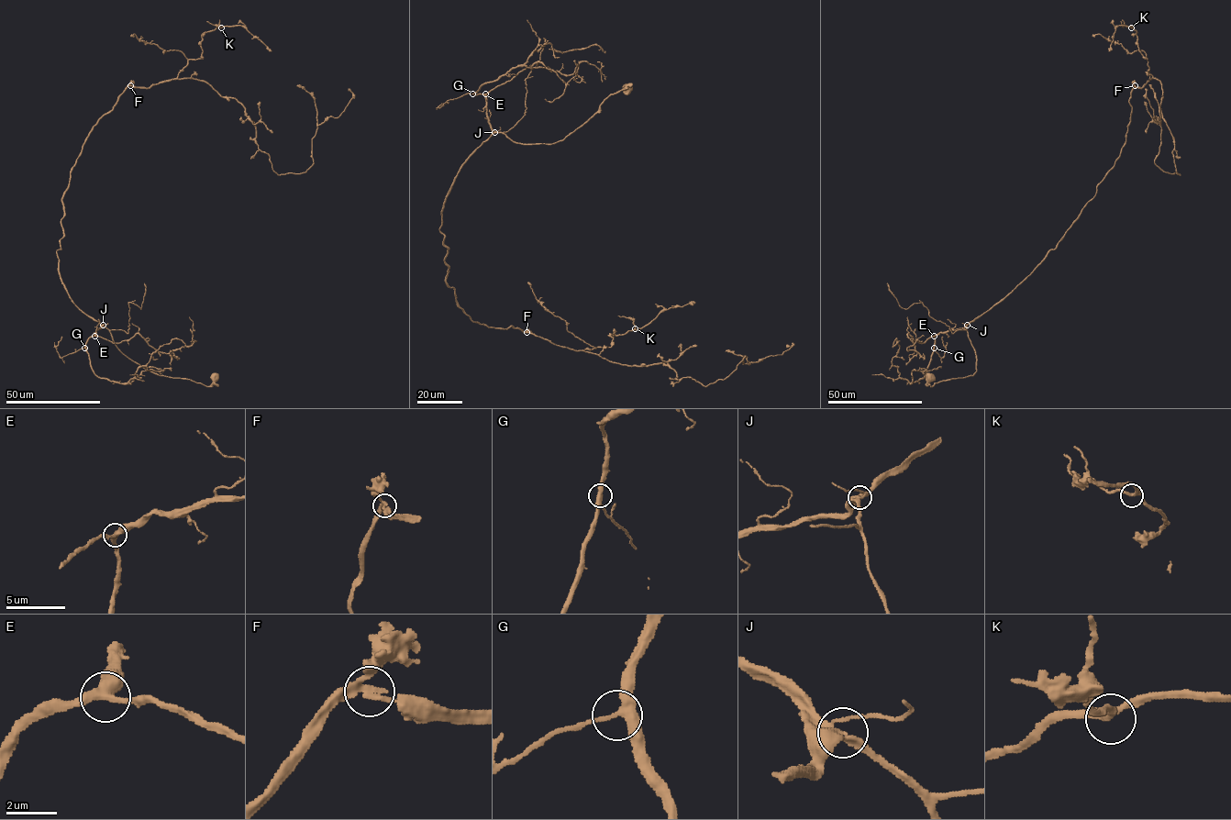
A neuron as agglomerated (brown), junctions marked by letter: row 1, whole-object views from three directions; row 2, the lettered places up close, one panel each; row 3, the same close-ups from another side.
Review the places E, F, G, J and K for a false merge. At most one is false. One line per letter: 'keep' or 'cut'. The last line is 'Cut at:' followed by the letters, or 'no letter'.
E: keep
F: keep
G: keep
J: keep
K: keep
Cut at: no letter

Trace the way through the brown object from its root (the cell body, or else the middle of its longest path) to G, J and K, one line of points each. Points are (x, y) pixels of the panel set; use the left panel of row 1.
G: (214, 376), (207, 386), (146, 370), (118, 349), (104, 326), (88, 338), (84, 348)
J: (214, 376), (213, 382), (207, 386), (189, 379), (160, 375), (146, 370), (118, 349), (110, 331), (103, 326)
K: (214, 376), (207, 386), (127, 357), (72, 301), (57, 251), (92, 127), (127, 86), (175, 79), (221, 27)

